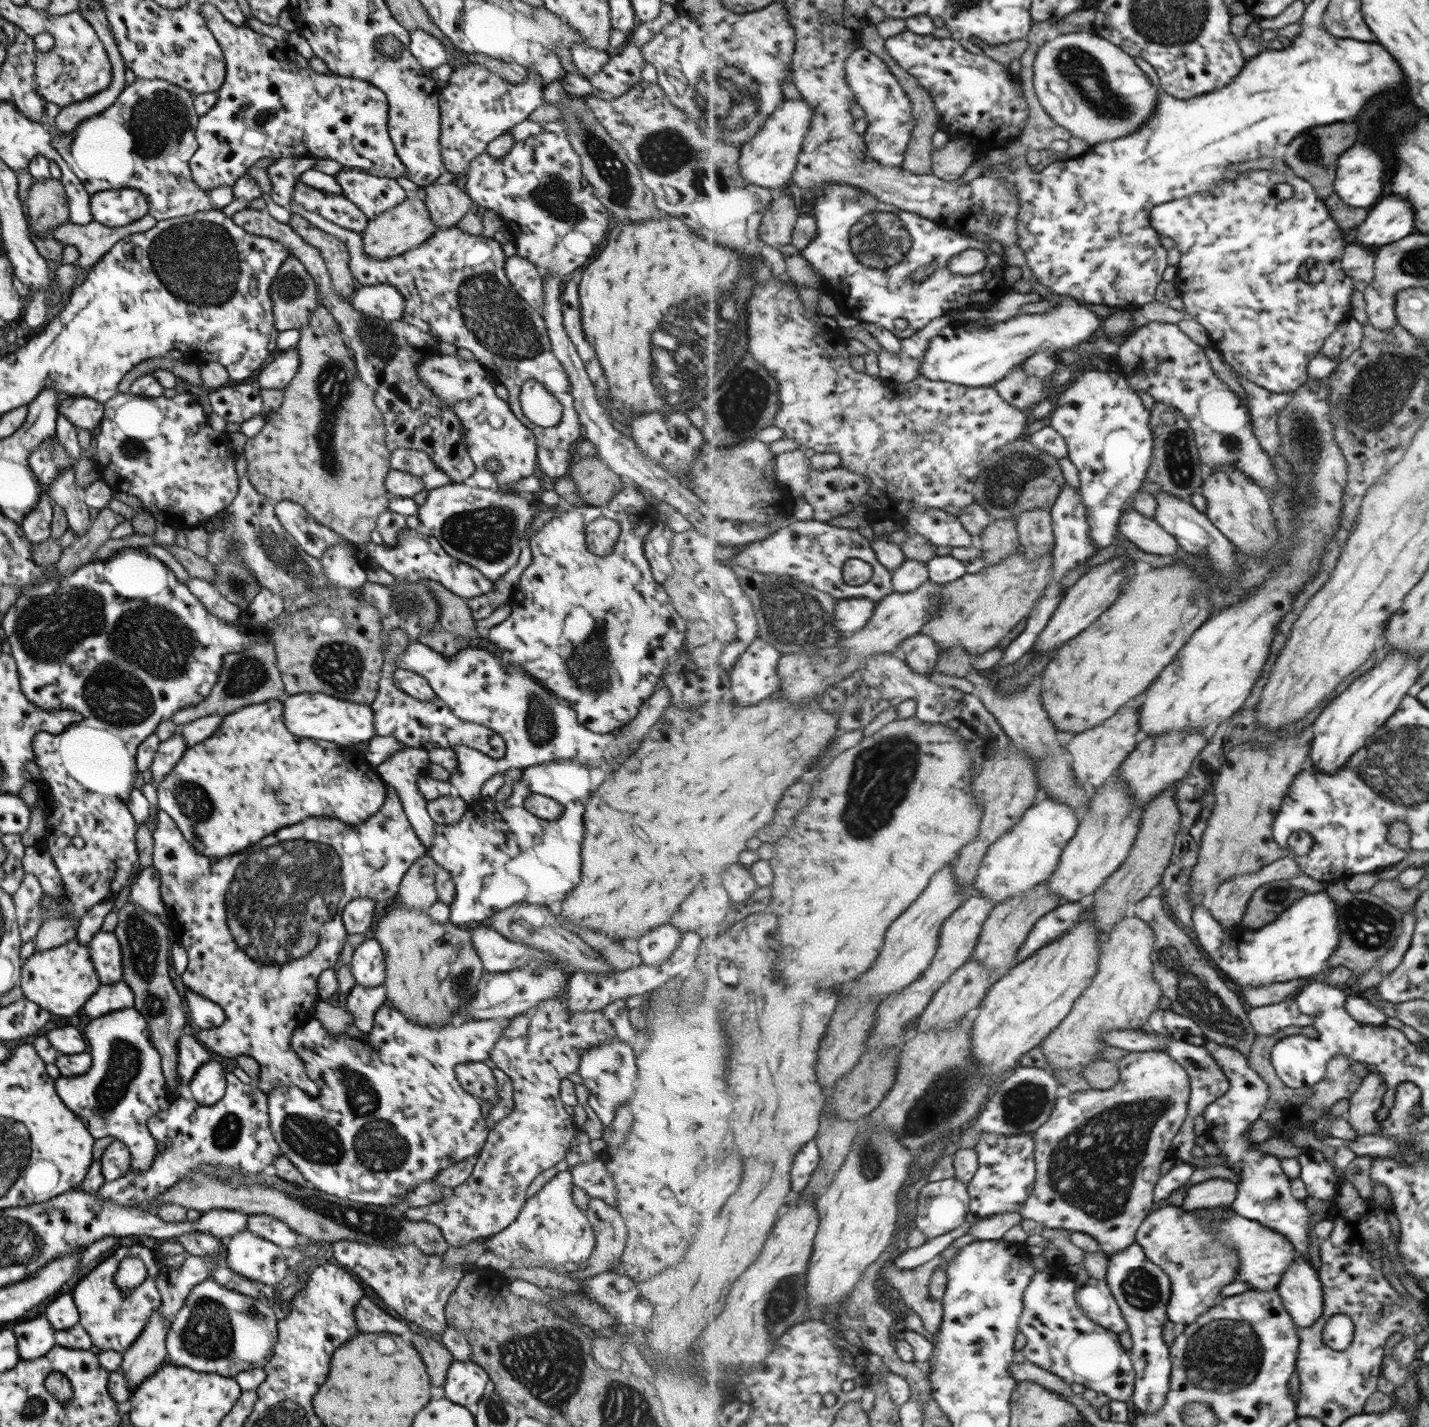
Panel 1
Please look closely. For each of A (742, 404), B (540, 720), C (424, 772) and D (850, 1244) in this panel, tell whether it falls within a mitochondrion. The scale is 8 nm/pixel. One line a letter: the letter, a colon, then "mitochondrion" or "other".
A: mitochondrion
B: mitochondrion
C: other
D: other

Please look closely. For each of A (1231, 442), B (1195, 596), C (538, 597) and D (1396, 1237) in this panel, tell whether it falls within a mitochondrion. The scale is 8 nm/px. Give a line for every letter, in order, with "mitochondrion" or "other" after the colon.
A: mitochondrion
B: mitochondrion
C: other
D: other

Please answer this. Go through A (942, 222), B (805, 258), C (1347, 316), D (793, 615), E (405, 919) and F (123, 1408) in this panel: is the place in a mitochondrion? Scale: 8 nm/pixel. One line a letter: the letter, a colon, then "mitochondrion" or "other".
A: other
B: other
C: other
D: mitochondrion
E: other
F: other

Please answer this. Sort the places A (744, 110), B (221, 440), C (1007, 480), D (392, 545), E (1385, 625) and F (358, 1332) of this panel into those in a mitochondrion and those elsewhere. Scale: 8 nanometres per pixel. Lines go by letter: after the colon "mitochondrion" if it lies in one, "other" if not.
A: mitochondrion
B: other
C: mitochondrion
D: other
E: other
F: other

